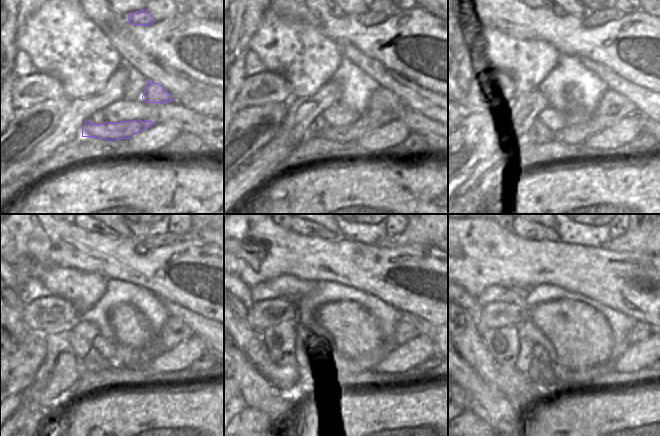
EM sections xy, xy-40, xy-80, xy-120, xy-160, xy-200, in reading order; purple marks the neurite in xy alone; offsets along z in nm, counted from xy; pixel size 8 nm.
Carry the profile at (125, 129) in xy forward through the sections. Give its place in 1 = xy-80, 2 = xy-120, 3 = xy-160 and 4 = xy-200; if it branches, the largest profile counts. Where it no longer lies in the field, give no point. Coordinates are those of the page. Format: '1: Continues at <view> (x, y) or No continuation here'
1: Continues at xy-80 (612, 107)
2: Continues at xy-120 (174, 331)
3: Continues at xy-160 (404, 331)
4: Continues at xy-200 (641, 331)

